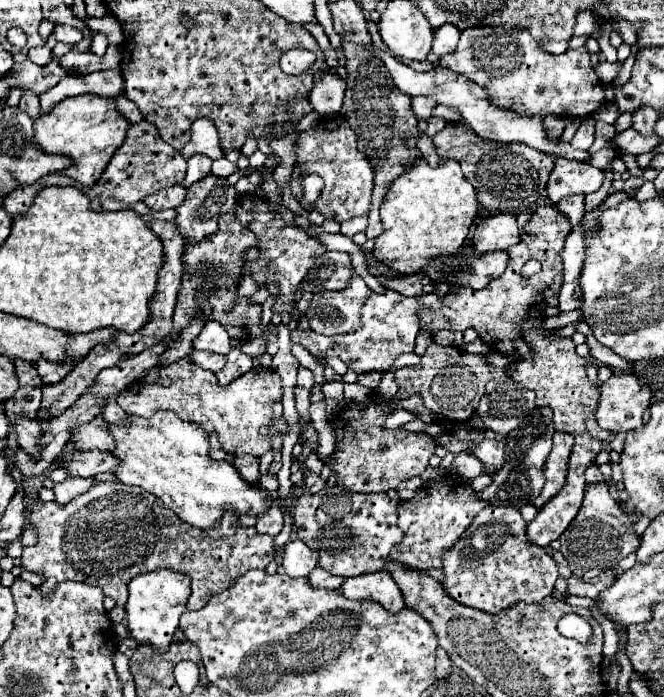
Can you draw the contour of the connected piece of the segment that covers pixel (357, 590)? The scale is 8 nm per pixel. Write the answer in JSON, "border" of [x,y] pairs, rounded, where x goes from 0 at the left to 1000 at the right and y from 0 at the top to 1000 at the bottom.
{"border":[[[562,821],[535,829],[523,829],[520,838],[511,844],[529,861],[559,861],[583,872],[586,878],[601,878],[610,872],[607,852],[601,849],[595,832],[586,821]]]}

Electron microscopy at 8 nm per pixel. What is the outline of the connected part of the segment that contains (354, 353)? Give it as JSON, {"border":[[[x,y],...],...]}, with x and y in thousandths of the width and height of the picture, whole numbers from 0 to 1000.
{"border":[[[580,416],[580,422],[562,422],[553,428],[547,439],[547,468],[538,476],[529,479],[511,479],[511,482],[480,482],[468,473],[441,473],[438,491],[459,496],[474,514],[495,514],[511,511],[526,531],[538,537],[550,534],[583,534],[595,514],[607,505],[622,505],[625,485],[631,479],[631,456],[625,445],[631,442],[664,442],[658,422],[634,422],[625,428],[604,425],[592,416]]]}

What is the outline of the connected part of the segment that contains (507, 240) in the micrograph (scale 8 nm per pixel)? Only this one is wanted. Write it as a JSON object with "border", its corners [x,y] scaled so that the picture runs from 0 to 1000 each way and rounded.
{"border":[[[770,304],[727,313],[712,333],[712,356],[718,362],[767,359],[782,347],[779,310]]]}

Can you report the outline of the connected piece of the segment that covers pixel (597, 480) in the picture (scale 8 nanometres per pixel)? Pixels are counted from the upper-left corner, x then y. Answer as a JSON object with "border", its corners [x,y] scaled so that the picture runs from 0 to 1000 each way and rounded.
{"border":[[[890,666],[887,671],[884,671],[884,677],[881,677],[881,686],[884,686],[884,694],[920,694],[923,689],[920,686],[914,686],[914,683],[908,683],[905,677],[902,677],[902,671],[899,671],[899,666]]]}

